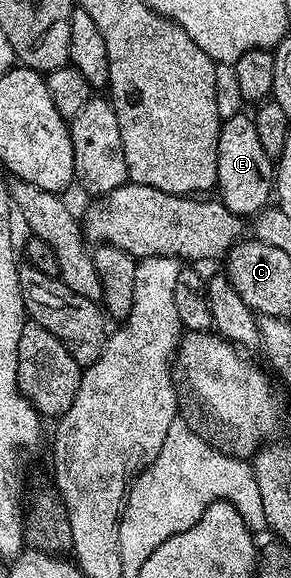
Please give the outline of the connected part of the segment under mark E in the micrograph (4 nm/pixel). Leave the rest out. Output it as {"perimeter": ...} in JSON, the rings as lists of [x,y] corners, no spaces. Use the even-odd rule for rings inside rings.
{"perimeter":[[[241,111],[220,122],[216,189],[218,200],[242,219],[251,218],[273,200],[274,161],[262,148],[262,143],[258,140],[258,127],[249,114],[247,117],[247,112]]]}

